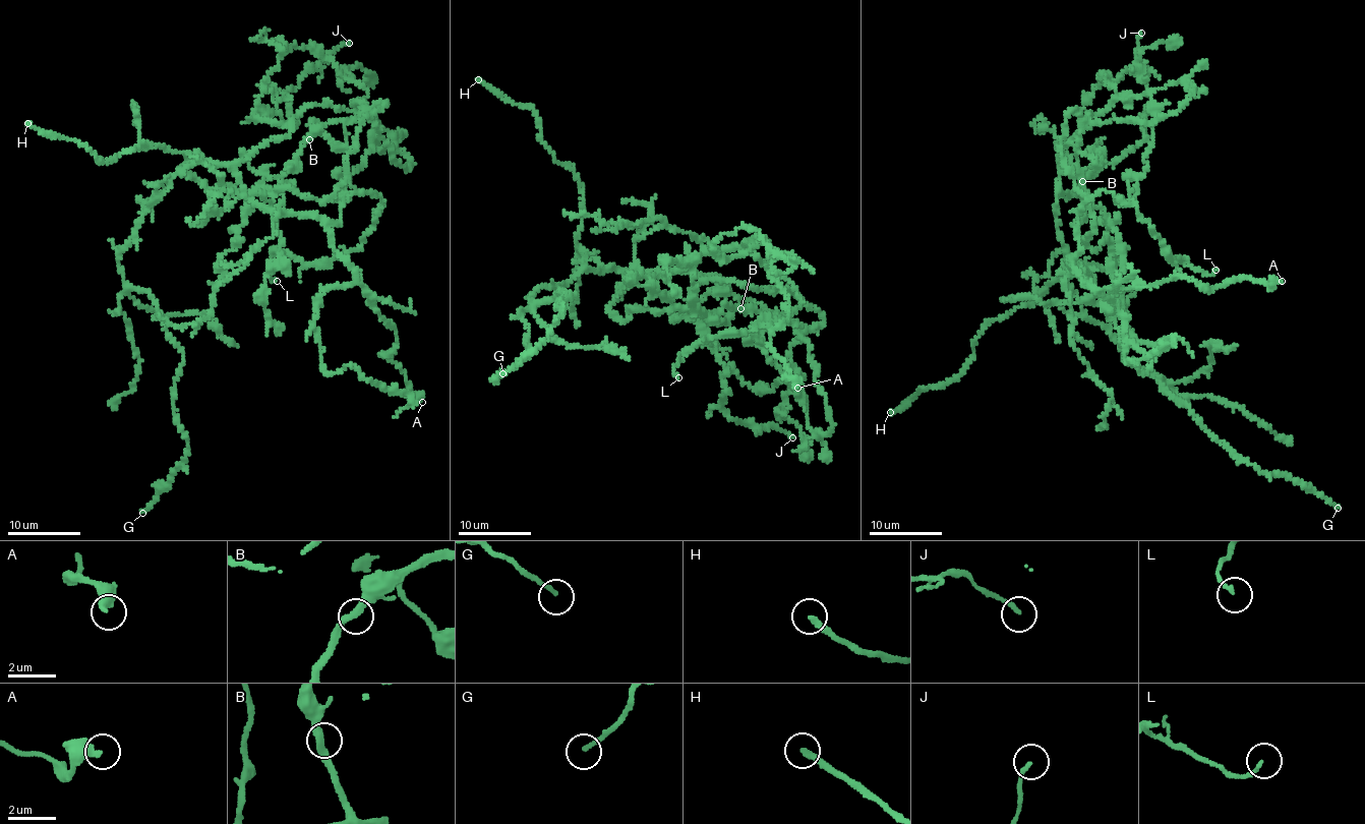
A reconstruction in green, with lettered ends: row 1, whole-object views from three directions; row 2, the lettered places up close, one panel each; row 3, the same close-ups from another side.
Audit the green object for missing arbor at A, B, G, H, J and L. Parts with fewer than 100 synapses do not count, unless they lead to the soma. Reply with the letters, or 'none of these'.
H

